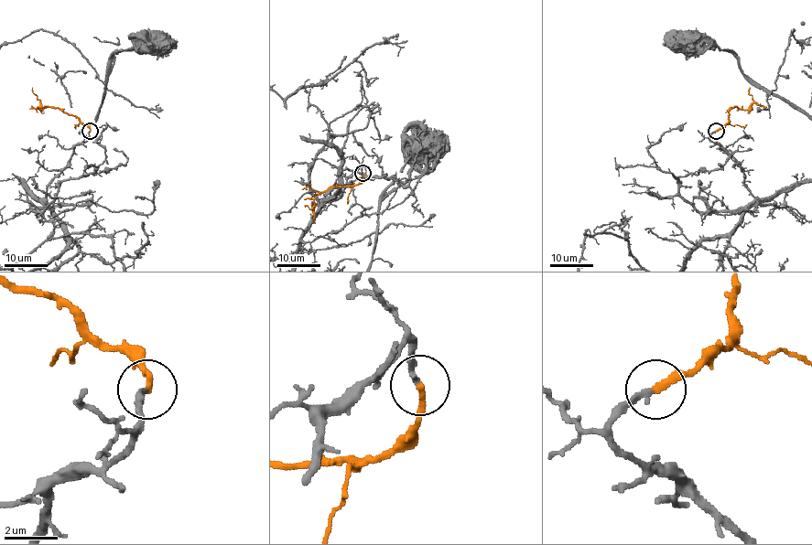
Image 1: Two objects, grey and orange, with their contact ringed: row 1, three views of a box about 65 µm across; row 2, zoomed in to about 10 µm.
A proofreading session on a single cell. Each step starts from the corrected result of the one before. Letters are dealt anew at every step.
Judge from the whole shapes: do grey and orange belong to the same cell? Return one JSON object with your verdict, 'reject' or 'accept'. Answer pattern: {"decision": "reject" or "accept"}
{"decision": "accept"}

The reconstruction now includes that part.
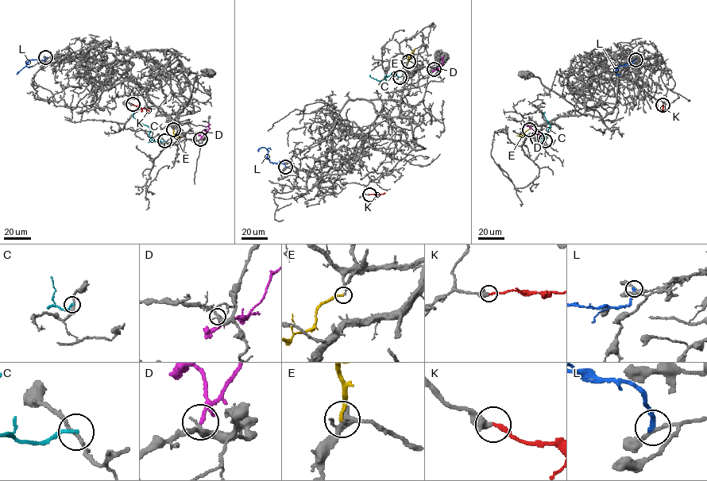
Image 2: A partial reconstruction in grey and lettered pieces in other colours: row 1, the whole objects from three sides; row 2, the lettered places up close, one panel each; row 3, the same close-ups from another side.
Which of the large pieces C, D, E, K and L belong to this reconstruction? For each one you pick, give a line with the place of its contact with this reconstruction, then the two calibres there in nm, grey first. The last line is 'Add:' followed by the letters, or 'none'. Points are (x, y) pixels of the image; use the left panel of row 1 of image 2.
K: meets grey at (133, 104); 480 nm thick on the grey side, 200 nm on the other
Add: K

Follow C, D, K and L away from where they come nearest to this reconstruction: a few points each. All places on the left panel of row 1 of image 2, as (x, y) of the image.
C: (164, 141), (154, 141), (149, 136), (150, 128), (133, 116), (133, 111)
D: (200, 139), (210, 125)
K: (133, 104), (149, 111)
L: (45, 57), (44, 59), (30, 59), (17, 74)

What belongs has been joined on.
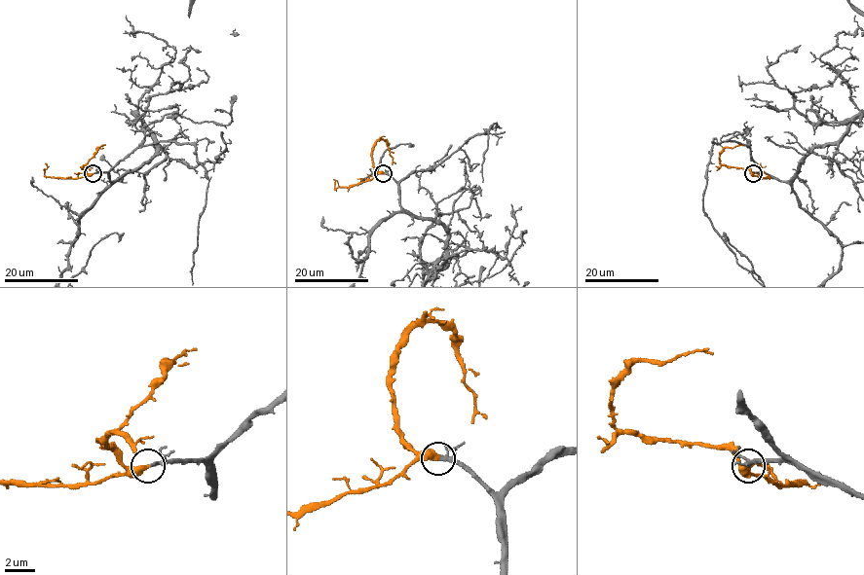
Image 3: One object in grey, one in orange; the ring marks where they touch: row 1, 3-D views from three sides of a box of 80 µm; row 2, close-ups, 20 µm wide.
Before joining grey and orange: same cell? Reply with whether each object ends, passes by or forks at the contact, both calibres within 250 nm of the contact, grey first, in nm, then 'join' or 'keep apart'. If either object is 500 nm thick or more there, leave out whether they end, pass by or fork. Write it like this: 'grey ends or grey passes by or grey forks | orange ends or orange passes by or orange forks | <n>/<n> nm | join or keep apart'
grey forks | orange ends | 160/480 nm | join

